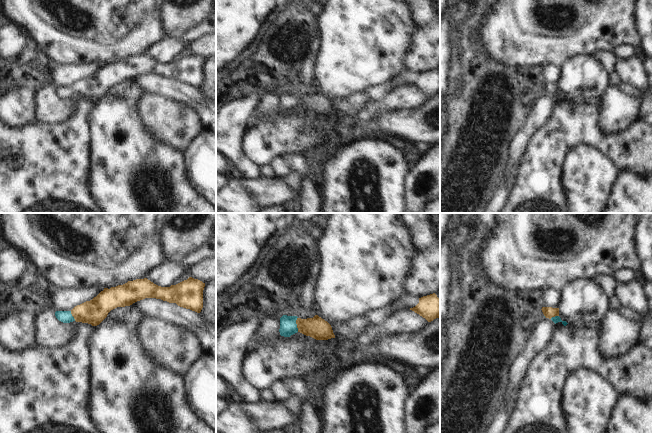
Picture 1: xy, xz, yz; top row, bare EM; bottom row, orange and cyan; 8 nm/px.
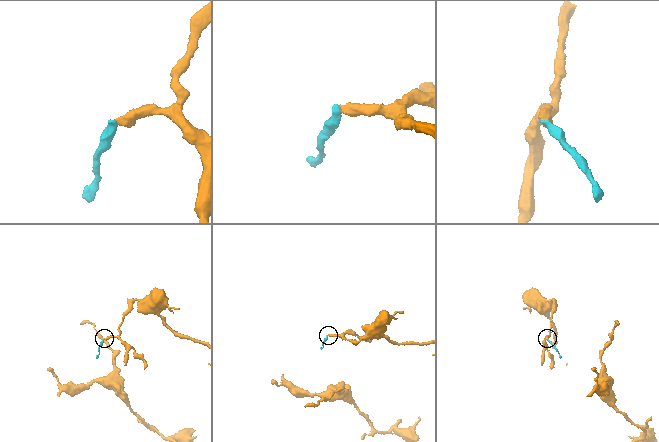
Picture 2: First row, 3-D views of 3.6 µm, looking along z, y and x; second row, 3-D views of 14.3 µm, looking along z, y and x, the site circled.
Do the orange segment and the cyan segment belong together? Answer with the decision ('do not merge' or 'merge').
merge

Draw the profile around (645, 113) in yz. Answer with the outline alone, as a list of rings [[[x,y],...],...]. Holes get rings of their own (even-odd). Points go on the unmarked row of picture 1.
[[[647,94],[643,97],[643,102],[639,110],[639,120],[652,126],[652,95]]]

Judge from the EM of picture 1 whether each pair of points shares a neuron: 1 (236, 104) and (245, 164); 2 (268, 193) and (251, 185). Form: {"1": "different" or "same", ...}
{"1": "same", "2": "same"}

